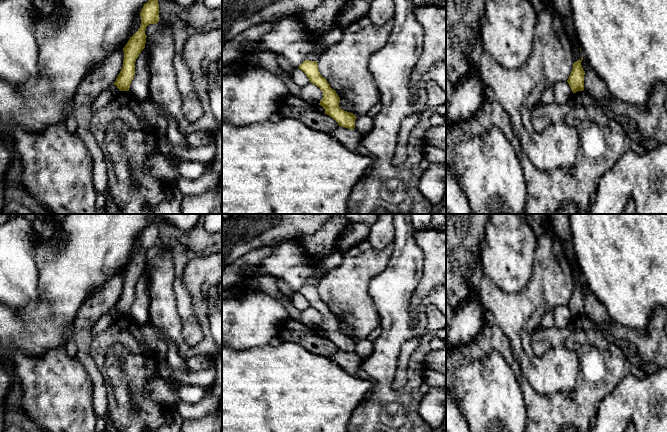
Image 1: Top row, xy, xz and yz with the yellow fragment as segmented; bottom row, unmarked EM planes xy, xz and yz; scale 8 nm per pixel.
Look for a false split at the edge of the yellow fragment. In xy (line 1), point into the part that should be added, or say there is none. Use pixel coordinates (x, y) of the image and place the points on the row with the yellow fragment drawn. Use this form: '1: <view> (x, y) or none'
1: none

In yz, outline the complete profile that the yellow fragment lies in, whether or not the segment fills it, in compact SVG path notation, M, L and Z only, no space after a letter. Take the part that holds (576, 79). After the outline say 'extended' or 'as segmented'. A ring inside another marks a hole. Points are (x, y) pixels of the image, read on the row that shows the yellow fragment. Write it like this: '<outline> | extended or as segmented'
M583 57L580 60L574 62L573 69L567 80L573 93L584 90L585 71L583 70L581 65L582 60L583 60Z | as segmented

